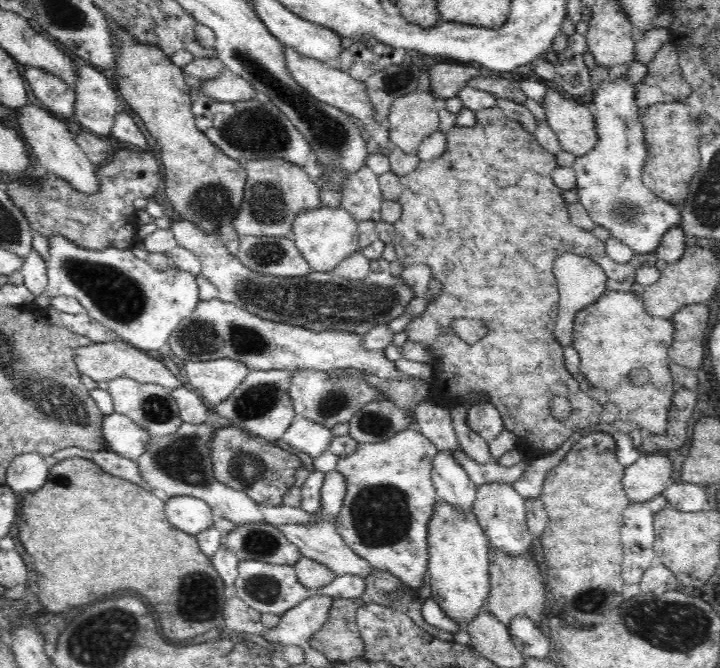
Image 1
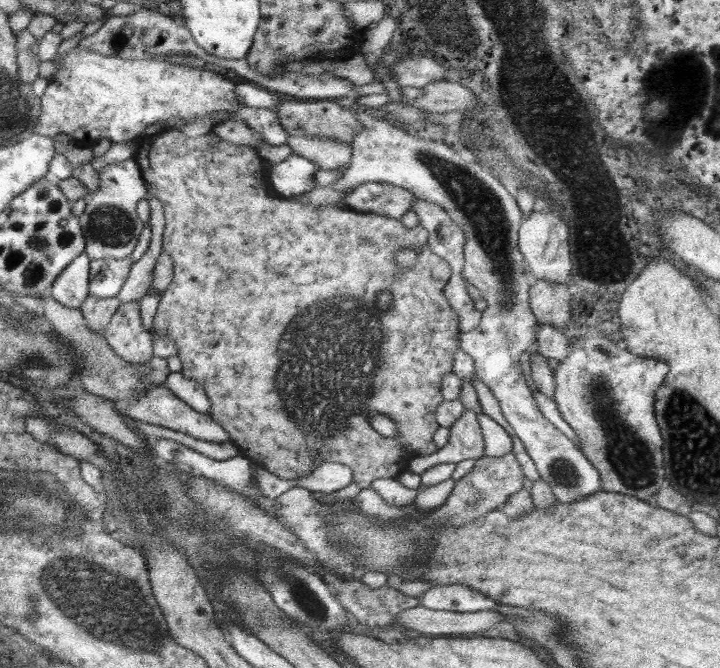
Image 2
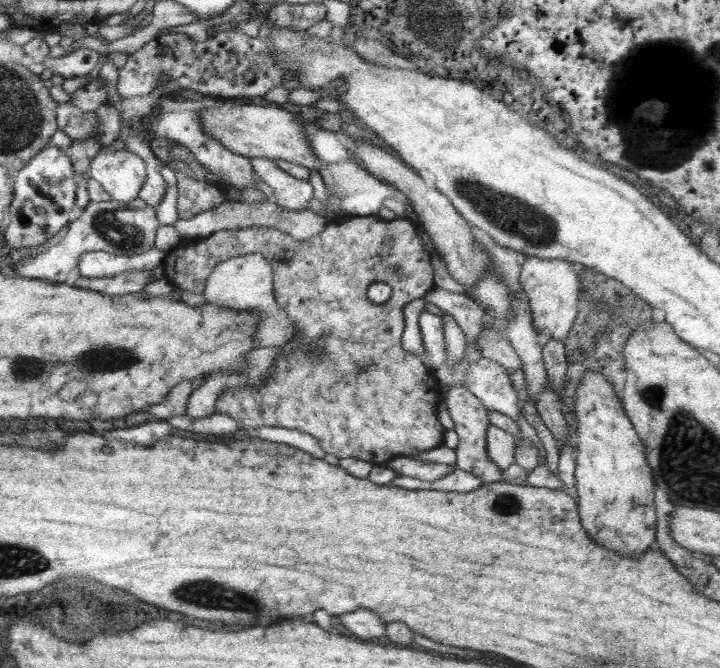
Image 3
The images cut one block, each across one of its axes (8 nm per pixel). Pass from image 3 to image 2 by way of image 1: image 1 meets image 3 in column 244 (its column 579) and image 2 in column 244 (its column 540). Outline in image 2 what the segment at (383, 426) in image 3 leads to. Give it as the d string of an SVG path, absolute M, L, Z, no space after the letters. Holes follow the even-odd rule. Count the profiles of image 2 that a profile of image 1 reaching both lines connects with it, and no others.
M180 126L166 128L150 137L142 137L138 145L135 161L141 168L146 188L162 202L166 221L162 252L172 258L174 268L173 282L162 292L157 306L154 329L159 335L168 335L175 342L177 357L182 363L181 373L196 381L206 392L211 402L209 415L229 434L229 440L239 448L240 454L250 460L250 463L264 467L268 472L285 479L310 474L320 465L315 464L315 460L320 457L323 463L332 461L349 466L353 472L353 482L365 489L371 486L373 480L397 478L406 470L412 457L436 452L439 446L436 446L433 436L439 424L435 419L435 410L444 400L441 380L452 370L455 354L460 349L458 334L461 332L460 318L443 293L452 270L444 258L428 250L428 231L422 225L407 228L395 218L358 212L338 204L308 206L292 200L274 198L274 192L266 192L266 188L271 190L269 169L272 164L260 158L251 146L230 144L215 134L212 128L206 129L205 135L191 138L182 133ZM398 248L420 251L412 268L396 268L394 253ZM384 290L393 296L386 312L374 306L374 296ZM374 414L386 414L396 424L399 435L384 436L374 432L370 428L370 418Z

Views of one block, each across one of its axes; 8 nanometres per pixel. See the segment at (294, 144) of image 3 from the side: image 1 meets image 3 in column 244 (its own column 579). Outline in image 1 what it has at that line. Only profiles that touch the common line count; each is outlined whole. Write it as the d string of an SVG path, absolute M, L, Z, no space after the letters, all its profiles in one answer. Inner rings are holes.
M548 89L542 106L546 121L556 133L562 151L578 157L588 154L596 146L596 121L581 101L576 103Z

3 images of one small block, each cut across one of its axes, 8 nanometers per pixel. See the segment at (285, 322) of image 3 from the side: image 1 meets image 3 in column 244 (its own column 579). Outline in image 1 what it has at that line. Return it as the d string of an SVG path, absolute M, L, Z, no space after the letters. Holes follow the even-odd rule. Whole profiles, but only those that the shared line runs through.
M573 253L562 254L554 262L555 278L559 287L559 310L557 322L554 326L556 339L563 347L572 346L572 332L575 322L575 315L585 306L597 301L602 293L607 290L608 278L603 269L591 260L590 257L579 256Z

